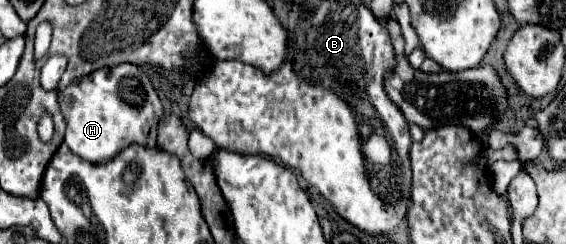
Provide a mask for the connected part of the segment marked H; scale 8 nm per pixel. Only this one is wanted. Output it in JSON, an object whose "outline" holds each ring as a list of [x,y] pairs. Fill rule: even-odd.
{"outline":[[[118,64],[100,68],[58,92],[58,104],[66,120],[68,148],[88,162],[108,162],[130,144],[156,146],[156,126],[162,116],[160,98],[148,78],[138,78],[134,64]],[[136,90],[144,90],[144,98],[136,98]]]}

